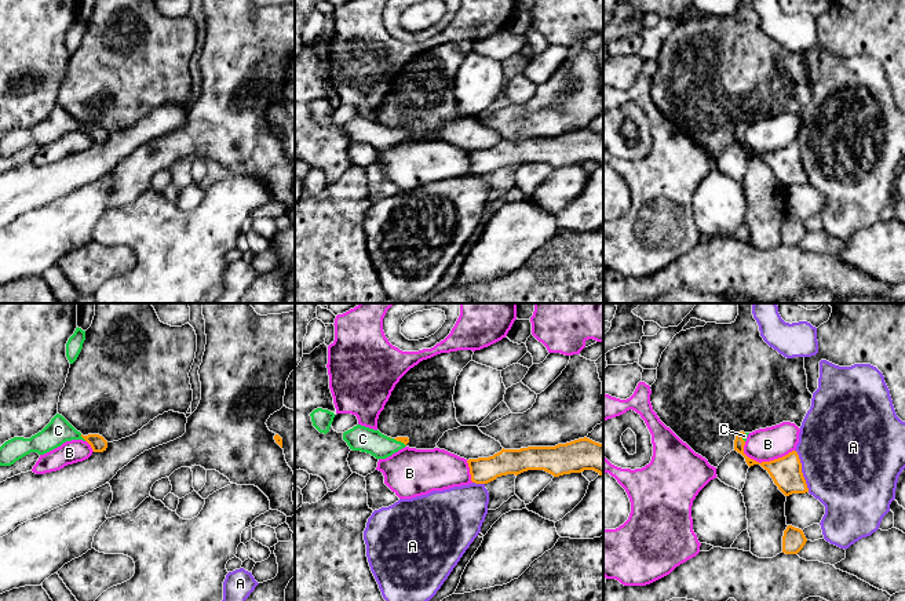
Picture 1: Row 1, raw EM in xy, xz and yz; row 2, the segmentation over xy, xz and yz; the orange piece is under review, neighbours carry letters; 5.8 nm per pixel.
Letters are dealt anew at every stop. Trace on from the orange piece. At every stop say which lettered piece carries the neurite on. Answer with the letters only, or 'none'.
C

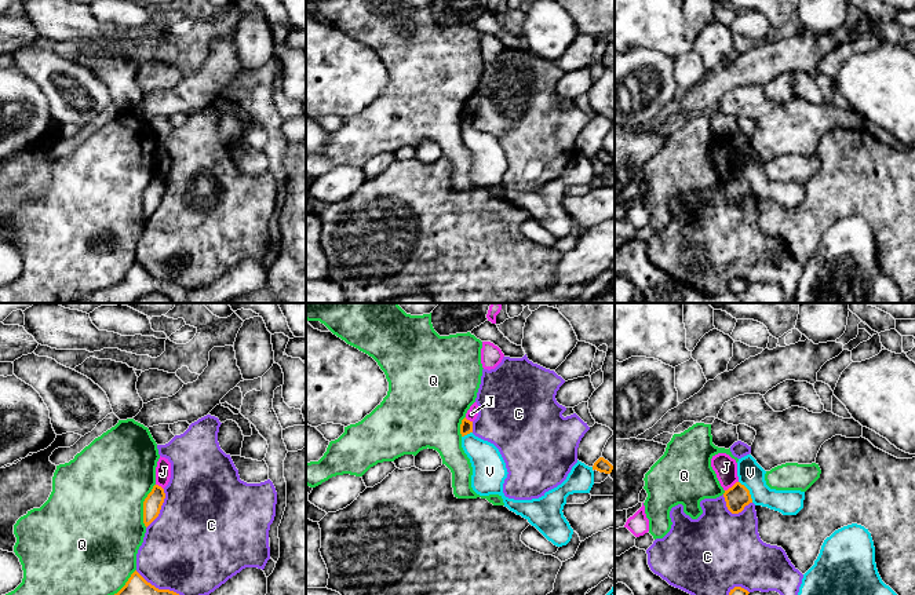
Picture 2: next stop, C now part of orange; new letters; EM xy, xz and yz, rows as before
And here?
none

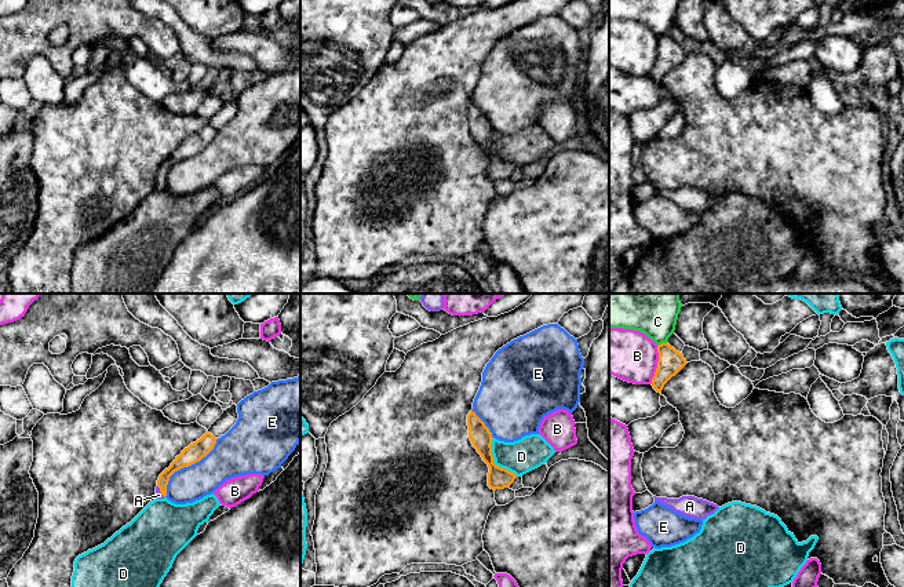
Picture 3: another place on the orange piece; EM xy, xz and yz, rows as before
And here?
A

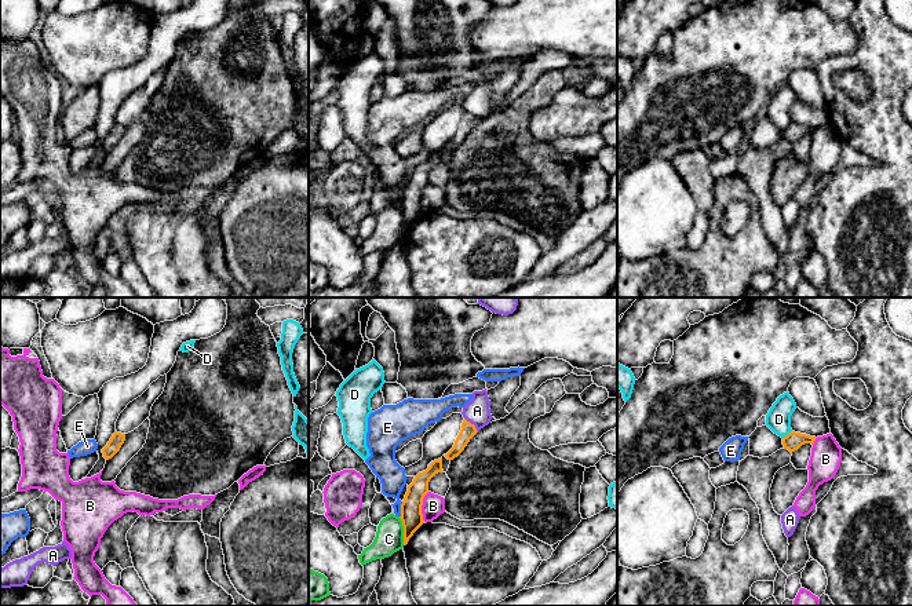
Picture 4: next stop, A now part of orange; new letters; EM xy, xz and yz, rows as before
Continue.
none

